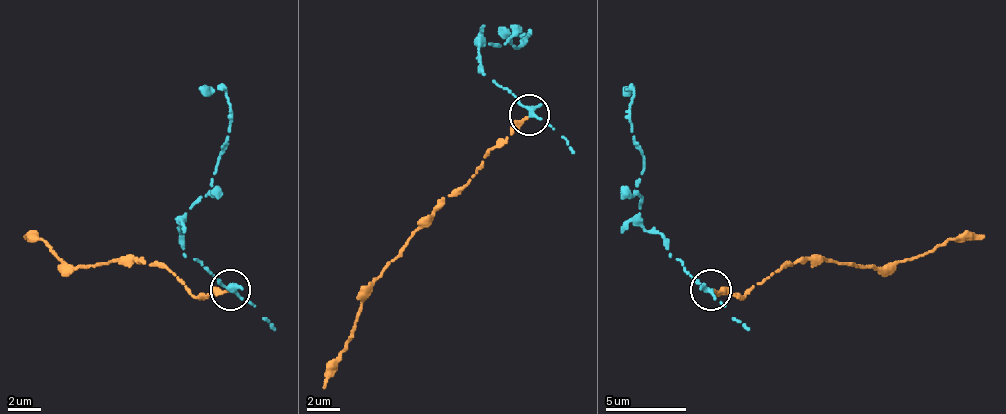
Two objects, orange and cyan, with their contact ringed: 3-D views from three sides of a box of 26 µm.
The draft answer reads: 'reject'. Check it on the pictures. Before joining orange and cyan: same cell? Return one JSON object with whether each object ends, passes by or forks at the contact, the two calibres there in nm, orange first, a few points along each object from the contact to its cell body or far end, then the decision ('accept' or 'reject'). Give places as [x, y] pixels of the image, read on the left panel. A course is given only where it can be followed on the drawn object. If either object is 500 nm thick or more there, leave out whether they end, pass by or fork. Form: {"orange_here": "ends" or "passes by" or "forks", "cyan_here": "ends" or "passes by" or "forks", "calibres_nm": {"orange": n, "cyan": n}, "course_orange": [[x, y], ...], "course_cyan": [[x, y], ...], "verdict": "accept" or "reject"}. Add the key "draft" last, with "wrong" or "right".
{"orange_here": "ends", "cyan_here": "ends", "calibres_nm": {"orange": 280, "cyan": 420}, "course_orange": [[227, 288], [195, 297], [178, 276], [146, 260], [73, 268], [41, 240], [25, 236]], "course_cyan": [[231, 288], [182, 252], [178, 232], [186, 212], [211, 187], [219, 151], [231, 131], [227, 94], [199, 90]], "verdict": "reject", "draft": "right"}

